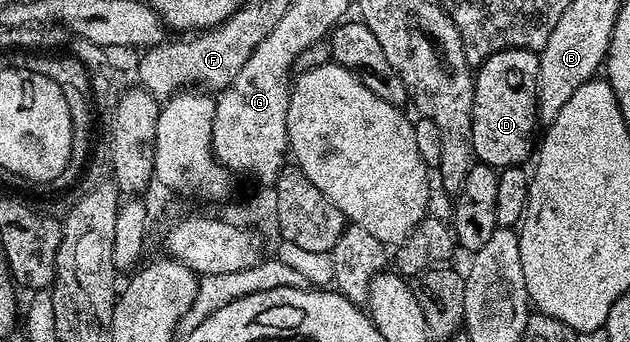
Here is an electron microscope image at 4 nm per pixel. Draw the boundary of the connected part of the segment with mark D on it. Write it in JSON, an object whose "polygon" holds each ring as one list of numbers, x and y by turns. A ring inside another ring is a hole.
{"polygon":[[501,51,495,55,489,55,477,68,474,77,474,100,472,101,472,145,474,146,474,158,477,162,487,163,490,167,501,169,504,167,517,167,525,164,526,158,531,158,536,147,536,135,534,139,534,127,539,126,538,121,538,55,533,51]]}

